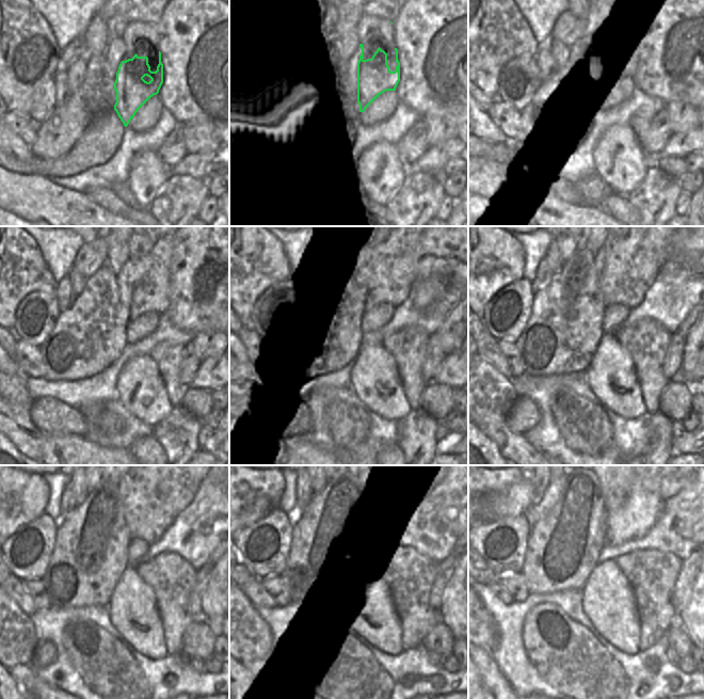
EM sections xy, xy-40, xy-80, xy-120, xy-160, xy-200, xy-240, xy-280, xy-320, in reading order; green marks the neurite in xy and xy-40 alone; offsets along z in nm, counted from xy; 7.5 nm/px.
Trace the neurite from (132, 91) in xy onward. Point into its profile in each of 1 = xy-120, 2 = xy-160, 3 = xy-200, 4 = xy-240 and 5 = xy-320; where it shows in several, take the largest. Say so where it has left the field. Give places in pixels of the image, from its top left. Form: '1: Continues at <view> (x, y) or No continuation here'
1: Continues at xy-120 (154, 297)
2: Continues at xy-160 (395, 272)
3: Continues at xy-200 (633, 261)
4: Continues at xy-240 (157, 492)
5: Continues at xy-320 (614, 487).

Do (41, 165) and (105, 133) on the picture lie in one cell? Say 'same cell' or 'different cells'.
same cell

